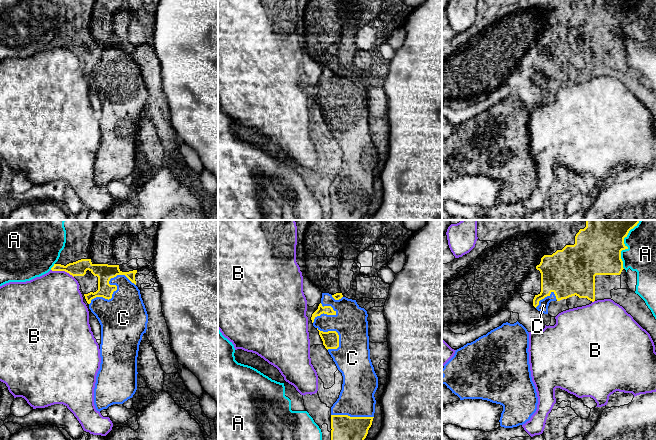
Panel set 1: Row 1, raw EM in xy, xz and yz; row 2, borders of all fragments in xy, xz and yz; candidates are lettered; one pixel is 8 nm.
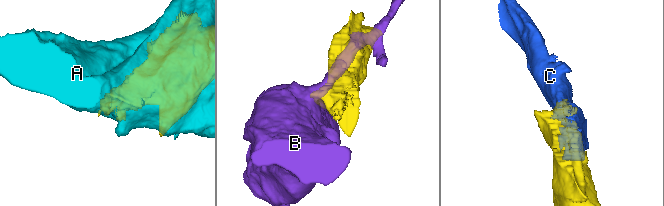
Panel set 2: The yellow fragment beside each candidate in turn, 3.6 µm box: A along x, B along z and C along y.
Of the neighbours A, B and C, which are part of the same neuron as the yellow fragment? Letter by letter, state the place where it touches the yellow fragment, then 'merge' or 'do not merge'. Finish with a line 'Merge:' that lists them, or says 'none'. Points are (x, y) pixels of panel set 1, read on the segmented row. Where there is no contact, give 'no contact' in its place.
A: contact yz (624, 245); do not merge
B: contact xy (62, 270); do not merge
C: contact xy (116, 286); merge
Merge: C

